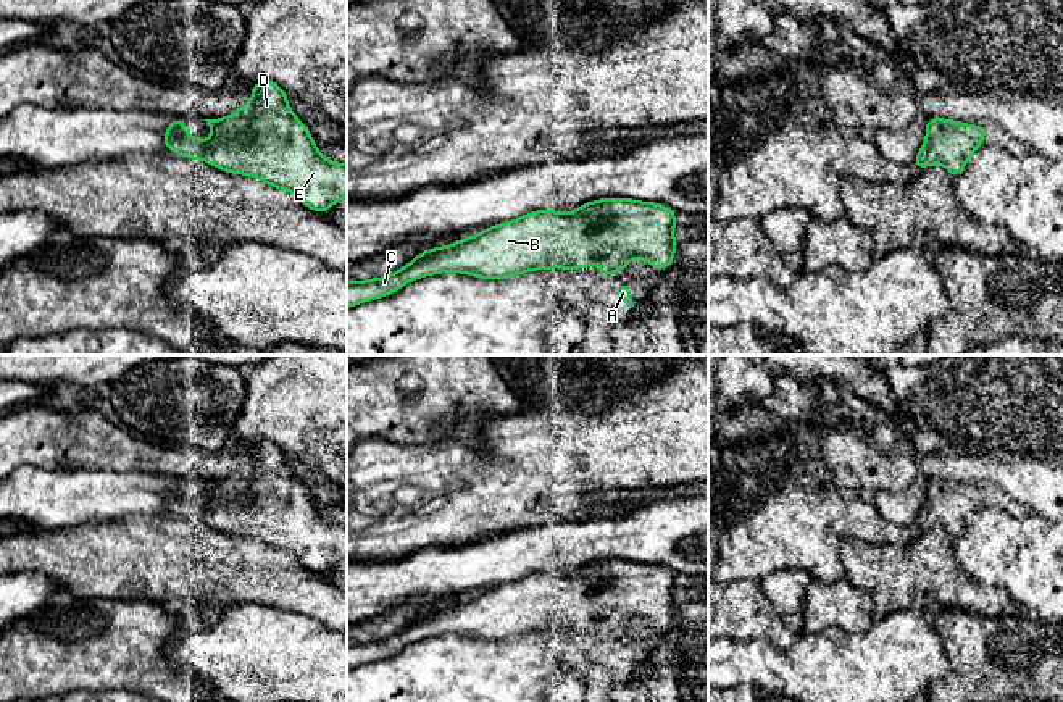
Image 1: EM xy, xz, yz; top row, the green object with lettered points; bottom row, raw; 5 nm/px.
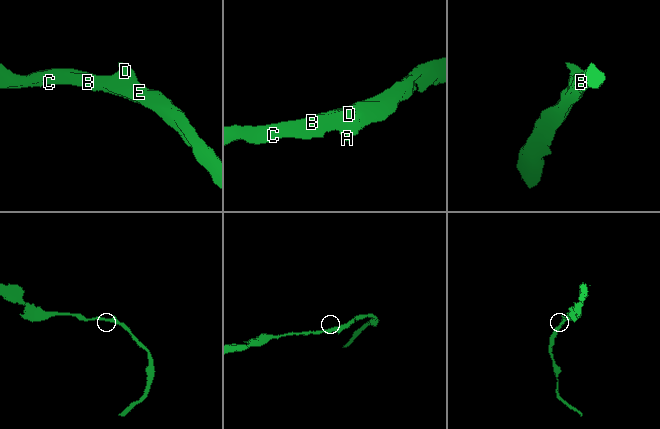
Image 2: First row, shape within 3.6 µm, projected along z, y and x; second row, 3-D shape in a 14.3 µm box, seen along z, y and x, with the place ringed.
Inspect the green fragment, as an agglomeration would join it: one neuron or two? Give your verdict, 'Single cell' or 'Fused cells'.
Single cell

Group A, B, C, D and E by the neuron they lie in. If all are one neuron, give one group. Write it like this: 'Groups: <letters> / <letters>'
Groups: A B C D E

